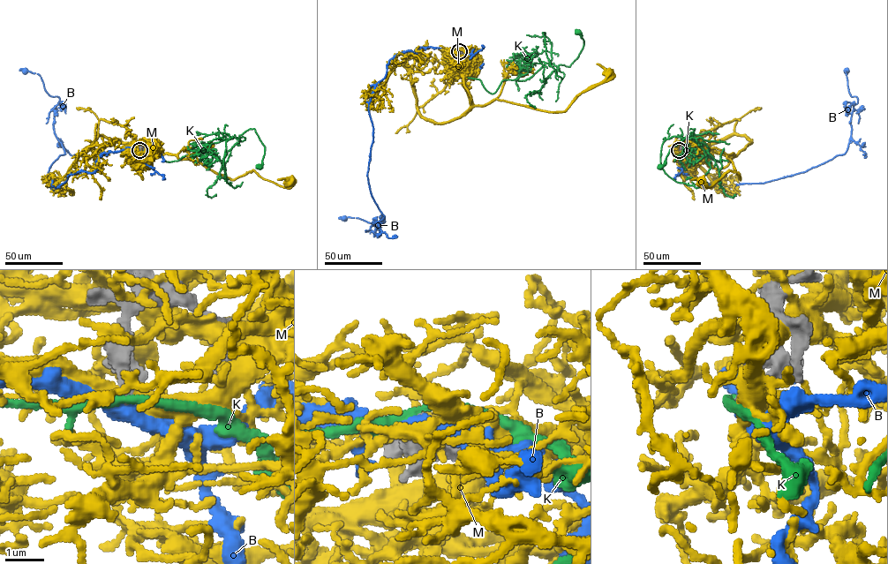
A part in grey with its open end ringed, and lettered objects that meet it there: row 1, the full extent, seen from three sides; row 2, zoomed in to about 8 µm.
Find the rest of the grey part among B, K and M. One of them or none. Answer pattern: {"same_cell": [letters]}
{"same_cell": []}

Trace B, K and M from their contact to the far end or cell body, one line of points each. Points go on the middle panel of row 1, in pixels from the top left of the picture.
B: (459, 51), (419, 48), (390, 60), (369, 103), (367, 176), (384, 216), (372, 222), (379, 229), (344, 217)
K: (459, 50), (449, 63), (493, 94), (545, 63), (569, 66), (583, 44), (578, 32)
M: (459, 51), (466, 89), (474, 105), (487, 104), (496, 99), (563, 112), (583, 91), (598, 85), (607, 72)

